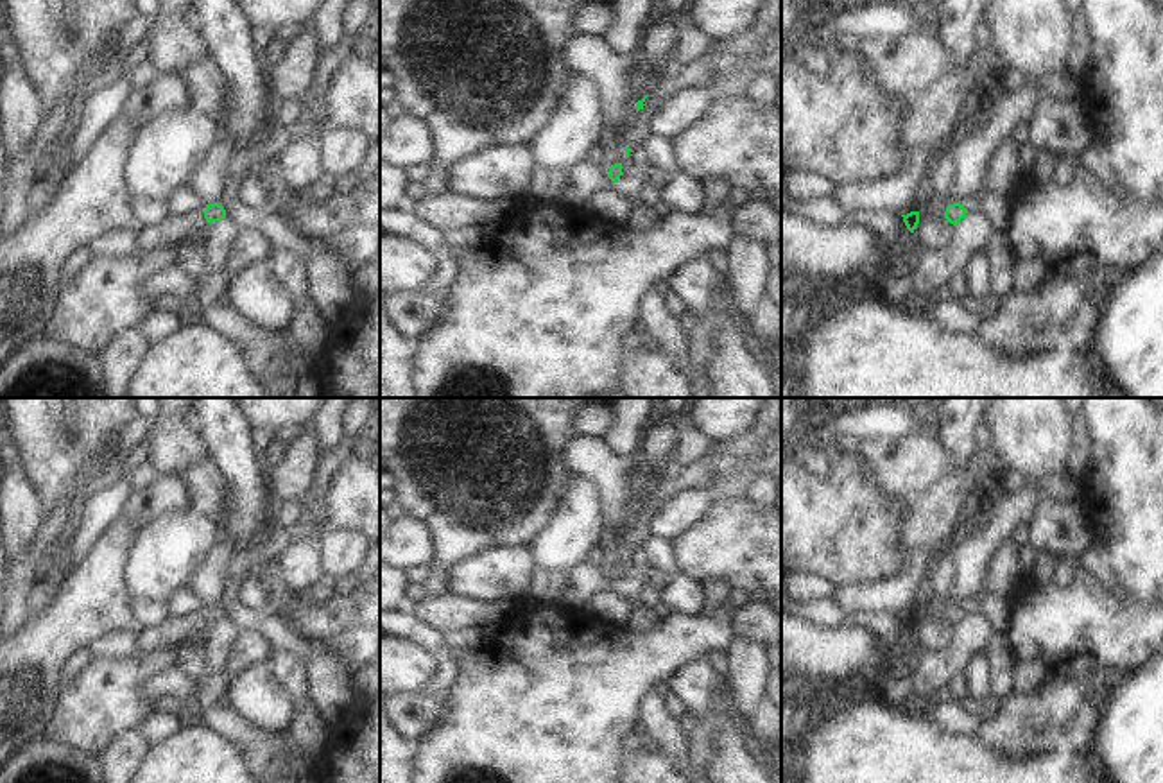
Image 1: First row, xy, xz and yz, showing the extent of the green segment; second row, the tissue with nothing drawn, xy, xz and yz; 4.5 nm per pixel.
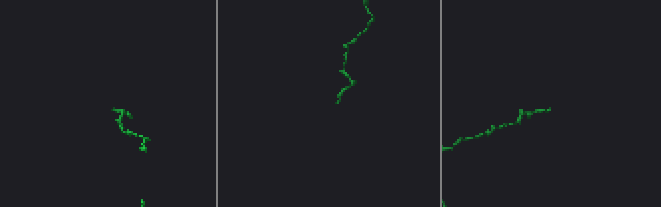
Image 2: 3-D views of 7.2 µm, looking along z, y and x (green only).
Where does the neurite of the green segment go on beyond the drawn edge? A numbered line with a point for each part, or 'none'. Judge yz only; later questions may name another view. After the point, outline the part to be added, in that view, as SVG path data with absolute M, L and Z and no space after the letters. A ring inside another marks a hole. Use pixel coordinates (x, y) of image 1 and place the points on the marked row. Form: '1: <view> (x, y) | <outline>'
none

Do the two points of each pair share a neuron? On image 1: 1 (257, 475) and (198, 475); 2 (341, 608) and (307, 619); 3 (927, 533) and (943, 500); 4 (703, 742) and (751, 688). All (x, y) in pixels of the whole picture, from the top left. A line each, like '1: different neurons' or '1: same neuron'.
1: different neurons
2: same neuron
3: same neuron
4: different neurons

